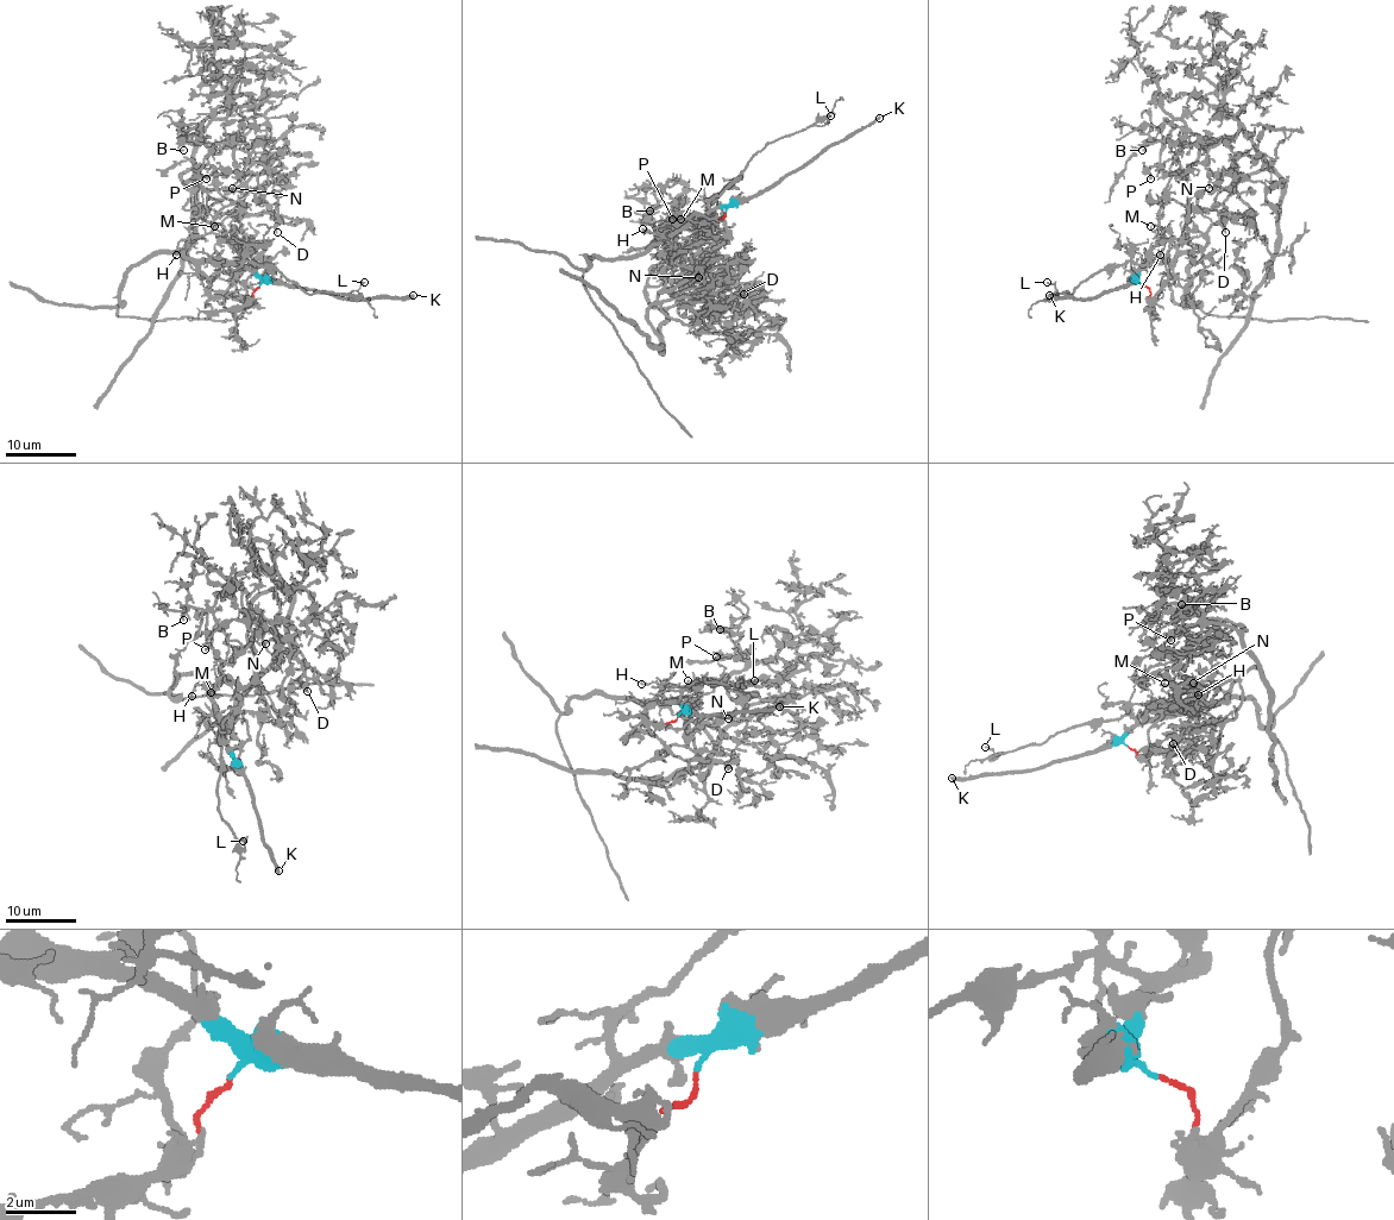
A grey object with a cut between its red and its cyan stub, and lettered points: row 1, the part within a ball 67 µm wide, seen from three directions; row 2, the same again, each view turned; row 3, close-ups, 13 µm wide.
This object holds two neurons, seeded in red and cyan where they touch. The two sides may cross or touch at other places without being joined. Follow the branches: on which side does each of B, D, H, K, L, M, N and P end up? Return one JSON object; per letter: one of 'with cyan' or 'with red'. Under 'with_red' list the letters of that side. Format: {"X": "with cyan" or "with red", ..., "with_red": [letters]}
{"B": "with red", "D": "with red", "H": "with cyan", "K": "with cyan", "L": "with cyan", "M": "with cyan", "N": "with red", "P": "with red", "with_red": ["B", "D", "N", "P"]}

